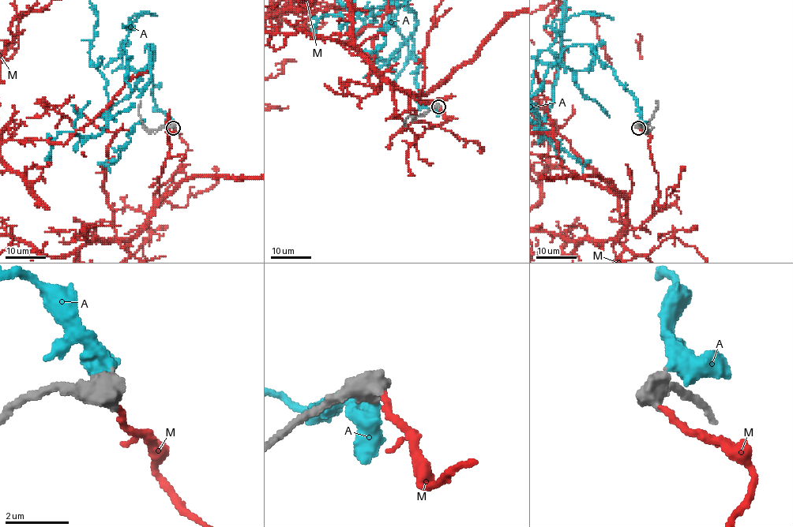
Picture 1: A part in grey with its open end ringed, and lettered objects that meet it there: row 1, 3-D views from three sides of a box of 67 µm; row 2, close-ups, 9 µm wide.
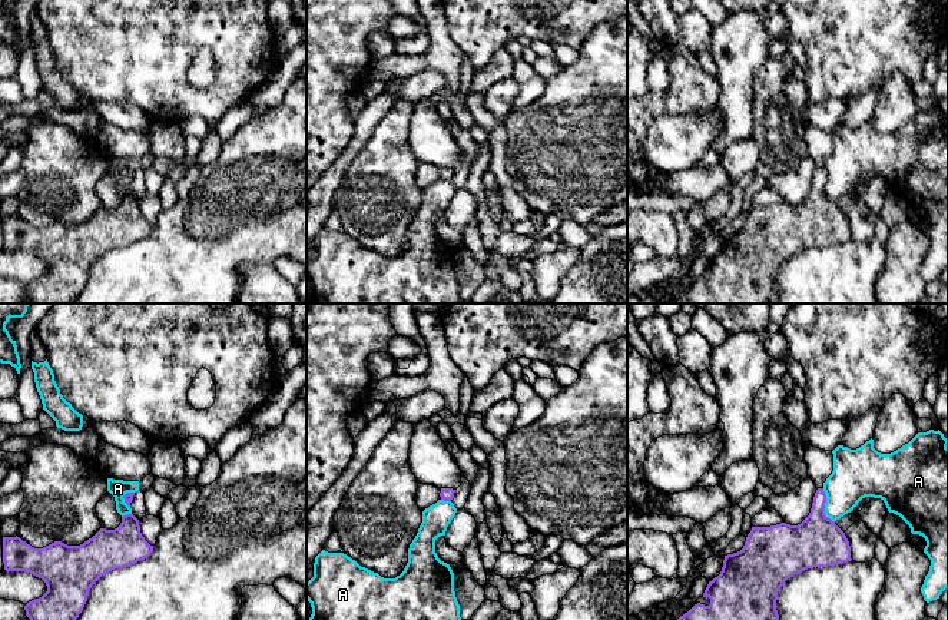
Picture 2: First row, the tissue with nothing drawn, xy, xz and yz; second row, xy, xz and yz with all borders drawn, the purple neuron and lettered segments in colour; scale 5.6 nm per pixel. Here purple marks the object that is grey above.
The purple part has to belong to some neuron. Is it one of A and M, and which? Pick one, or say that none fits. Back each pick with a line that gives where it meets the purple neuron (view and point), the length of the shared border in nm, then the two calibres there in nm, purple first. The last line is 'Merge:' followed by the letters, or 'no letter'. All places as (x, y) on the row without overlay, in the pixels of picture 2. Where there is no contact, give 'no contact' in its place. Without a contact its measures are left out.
M: no contact
Merge: M

